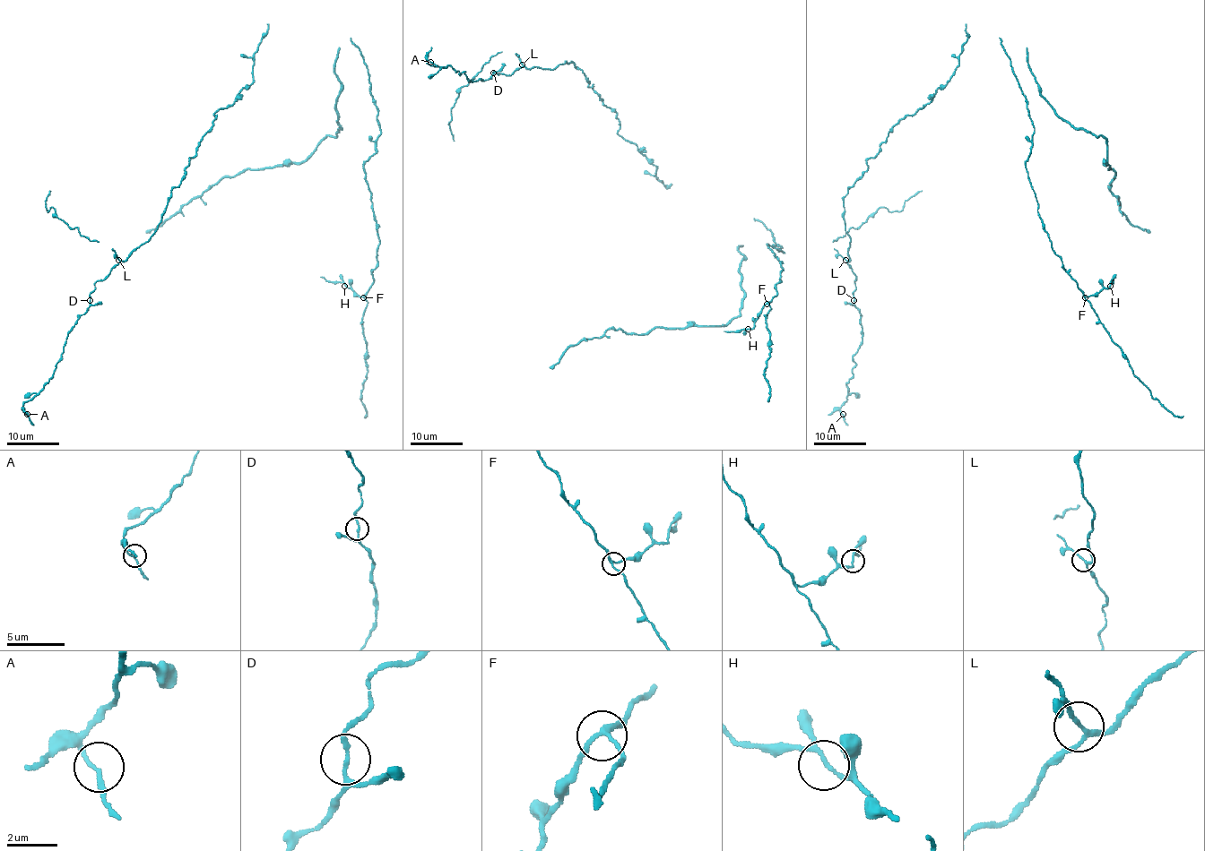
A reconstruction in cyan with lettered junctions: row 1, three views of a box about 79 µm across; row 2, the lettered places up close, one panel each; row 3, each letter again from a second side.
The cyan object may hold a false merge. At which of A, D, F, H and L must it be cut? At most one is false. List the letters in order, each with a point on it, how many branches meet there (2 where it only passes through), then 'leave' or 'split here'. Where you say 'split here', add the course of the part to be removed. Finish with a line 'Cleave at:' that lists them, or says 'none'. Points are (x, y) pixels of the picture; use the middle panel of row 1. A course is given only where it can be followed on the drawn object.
A: (430, 62) | 2 | leave
D: (493, 73) | 3 | leave
F: (767, 304) | 3 | leave
H: (748, 329) | 3 | leave
L: (522, 64) | 3 | leave
Cleave at: none

